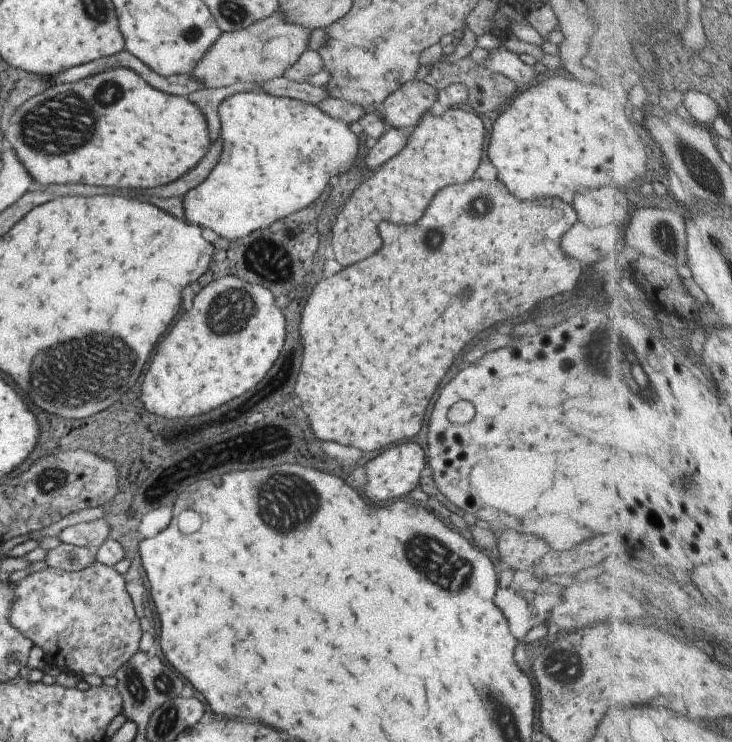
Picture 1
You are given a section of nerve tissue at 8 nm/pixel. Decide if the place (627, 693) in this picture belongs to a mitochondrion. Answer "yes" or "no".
no

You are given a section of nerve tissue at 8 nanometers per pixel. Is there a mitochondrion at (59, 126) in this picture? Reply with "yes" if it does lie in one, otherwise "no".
yes

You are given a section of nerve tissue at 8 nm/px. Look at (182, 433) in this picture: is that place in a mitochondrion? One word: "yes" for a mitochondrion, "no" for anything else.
no

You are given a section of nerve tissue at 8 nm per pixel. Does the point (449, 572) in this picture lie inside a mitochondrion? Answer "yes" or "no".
yes

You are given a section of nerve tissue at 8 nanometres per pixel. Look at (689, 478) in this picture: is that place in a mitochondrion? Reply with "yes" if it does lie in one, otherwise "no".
yes

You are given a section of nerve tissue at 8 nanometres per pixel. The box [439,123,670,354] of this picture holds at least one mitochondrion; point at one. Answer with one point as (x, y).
(473, 207)

